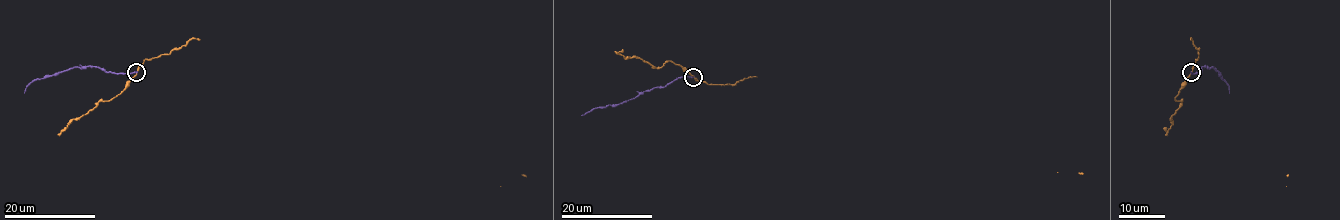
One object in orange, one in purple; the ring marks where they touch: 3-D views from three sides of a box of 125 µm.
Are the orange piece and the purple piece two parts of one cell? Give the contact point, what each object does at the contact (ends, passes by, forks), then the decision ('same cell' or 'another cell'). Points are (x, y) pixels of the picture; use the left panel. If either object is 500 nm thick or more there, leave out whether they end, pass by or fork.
at (136, 72); orange passes by; purple ends there; another cell

